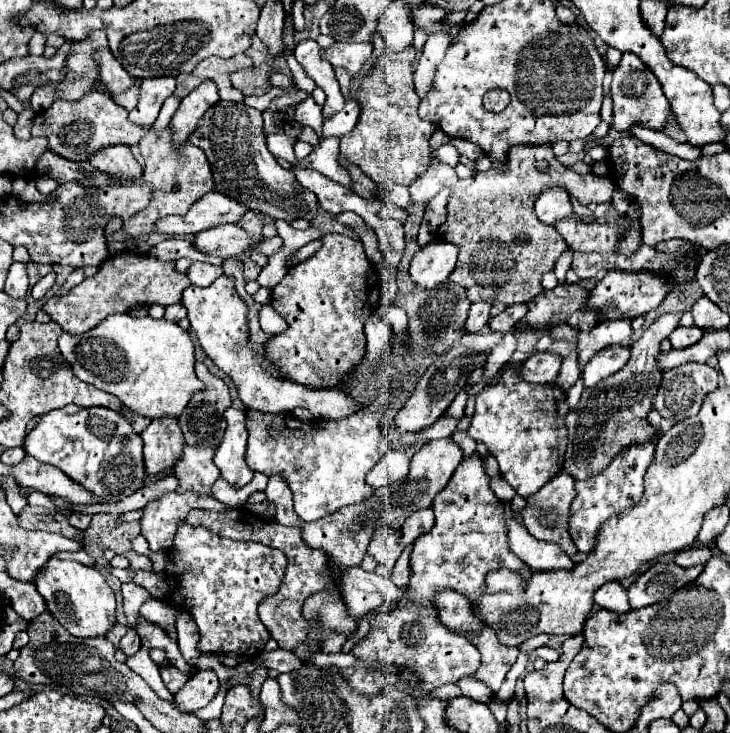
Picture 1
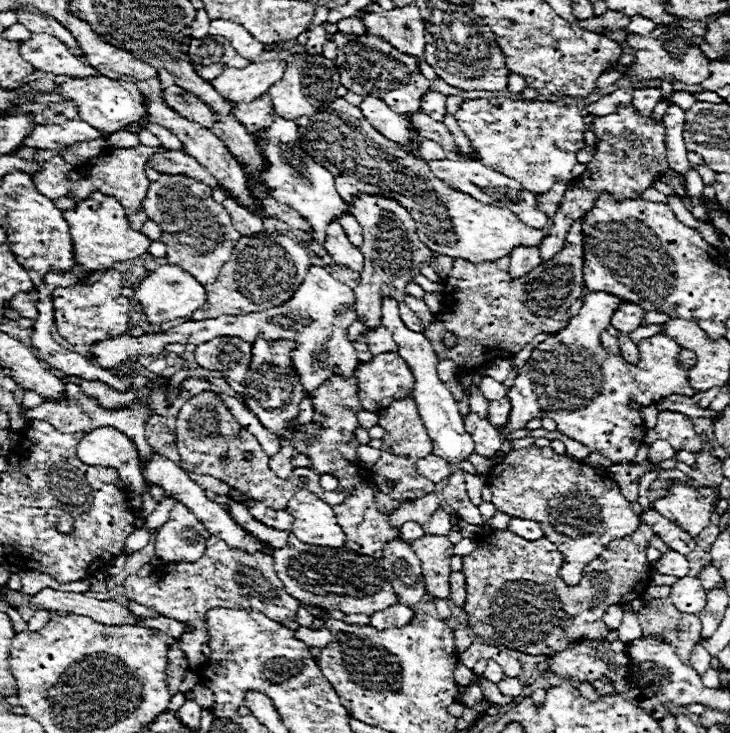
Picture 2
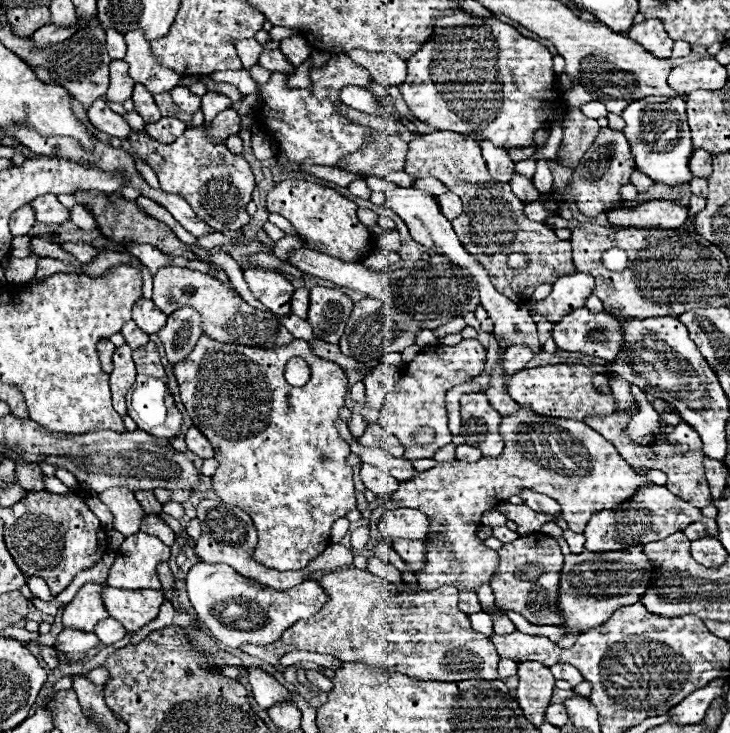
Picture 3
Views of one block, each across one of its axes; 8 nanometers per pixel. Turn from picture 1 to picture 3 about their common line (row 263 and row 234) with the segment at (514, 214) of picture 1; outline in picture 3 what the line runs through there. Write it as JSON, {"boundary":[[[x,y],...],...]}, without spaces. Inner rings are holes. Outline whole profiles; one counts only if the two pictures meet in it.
{"boundary":[[[458,132],[422,134],[408,142],[404,170],[412,176],[434,176],[462,198],[464,210],[456,220],[452,220],[452,226],[464,248],[484,264],[494,288],[512,302],[528,302],[536,286],[552,284],[556,276],[576,270],[572,264],[570,242],[560,240],[548,224],[532,222],[524,216],[524,202],[512,194],[508,182],[496,182],[490,176],[480,146],[470,136]],[[510,252],[526,252],[532,260],[530,266],[526,270],[510,270],[506,266]]]}

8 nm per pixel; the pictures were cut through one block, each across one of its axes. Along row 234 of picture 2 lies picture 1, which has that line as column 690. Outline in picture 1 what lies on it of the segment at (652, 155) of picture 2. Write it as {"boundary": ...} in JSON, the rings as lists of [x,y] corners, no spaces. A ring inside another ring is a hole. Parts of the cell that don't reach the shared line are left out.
{"boundary":[[[692,546],[692,548],[684,548],[678,550],[674,556],[674,562],[678,566],[696,566],[696,564],[706,564],[712,558],[712,550],[708,546]]]}

